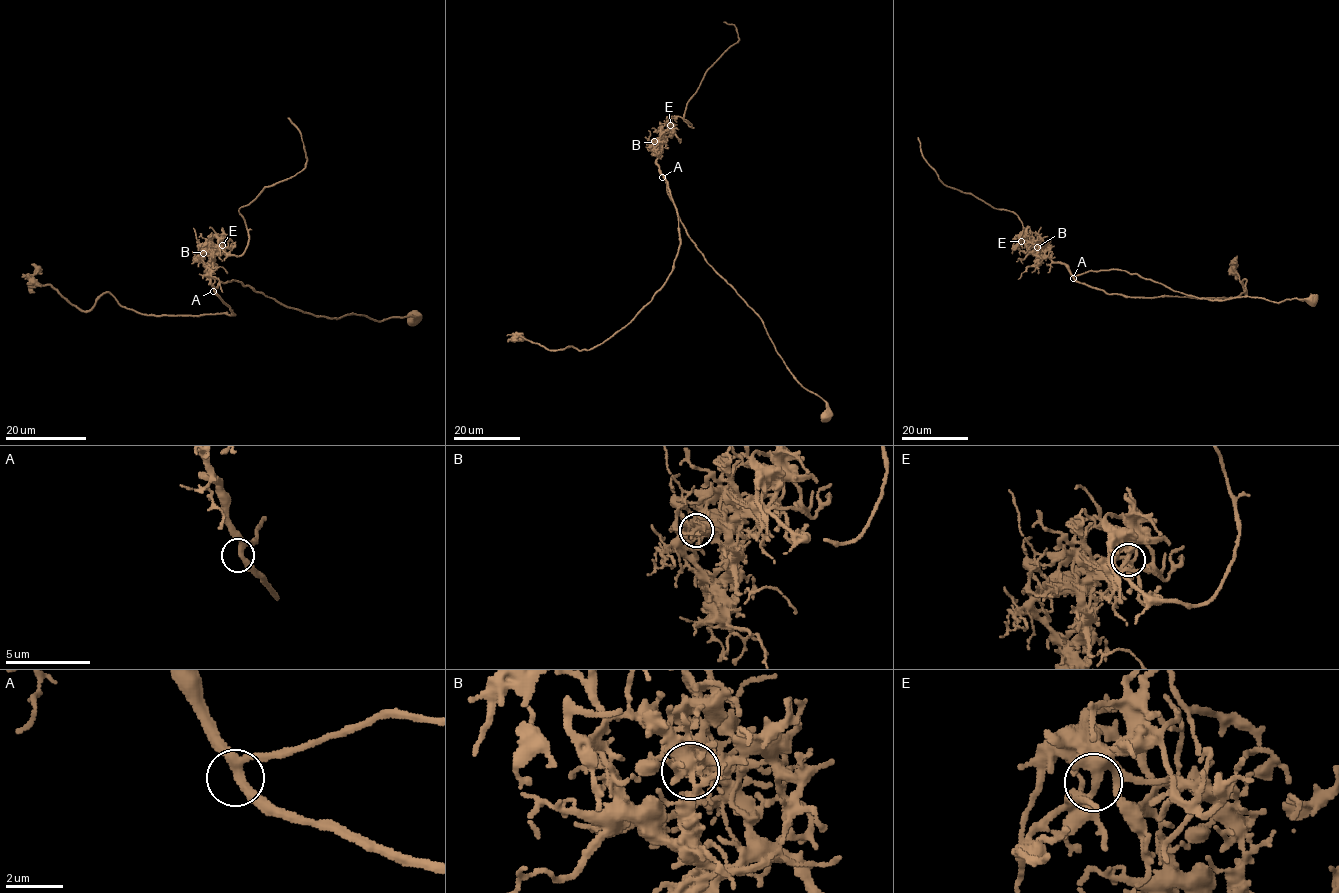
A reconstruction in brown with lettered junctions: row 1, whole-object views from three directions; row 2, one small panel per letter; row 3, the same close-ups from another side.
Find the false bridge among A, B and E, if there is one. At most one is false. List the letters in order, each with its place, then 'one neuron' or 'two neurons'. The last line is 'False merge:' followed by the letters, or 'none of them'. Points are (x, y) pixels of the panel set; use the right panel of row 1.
A: (1073, 278) | one neuron
B: (1037, 247) | two neurons
E: (1021, 241) | one neuron
False merge: B

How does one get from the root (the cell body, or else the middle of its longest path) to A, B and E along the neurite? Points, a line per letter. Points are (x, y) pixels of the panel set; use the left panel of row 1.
A: (412, 317), (377, 321), (356, 314), (340, 318), (315, 316), (286, 307), (236, 280), (220, 282), (213, 291)
B: (412, 317), (377, 321), (346, 314), (327, 318), (286, 307), (240, 281), (228, 280), (215, 288), (203, 253)
E: (412, 317), (327, 318), (286, 307), (240, 281), (215, 288), (206, 264), (222, 245)

